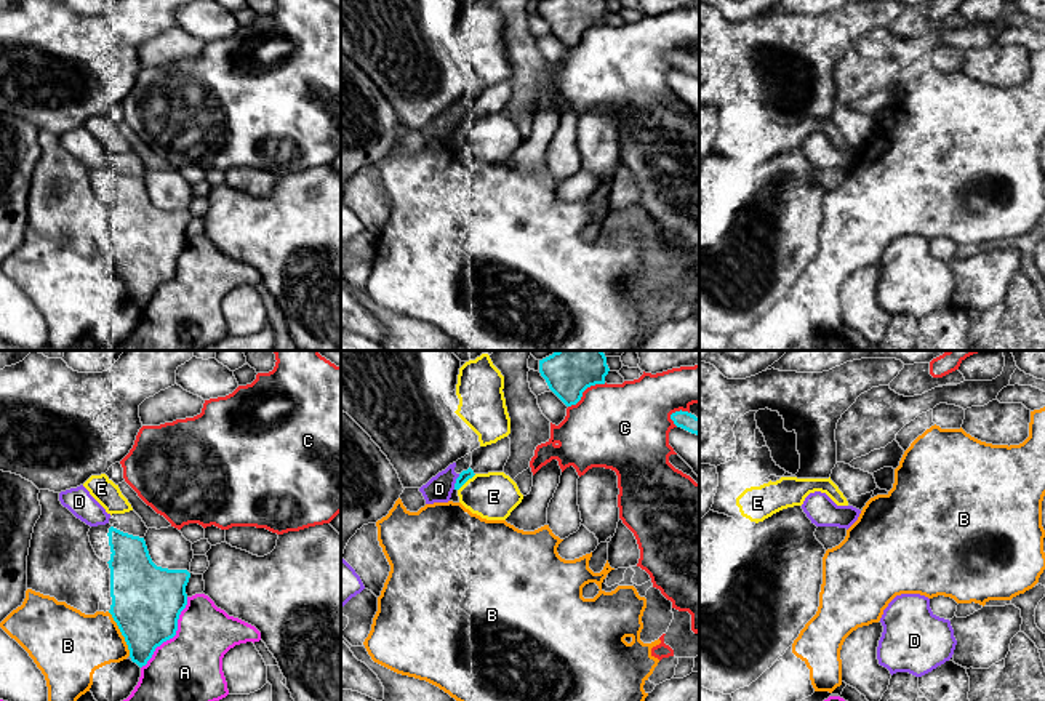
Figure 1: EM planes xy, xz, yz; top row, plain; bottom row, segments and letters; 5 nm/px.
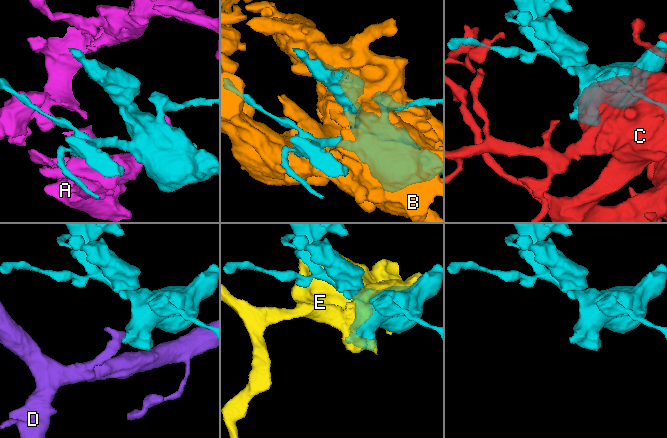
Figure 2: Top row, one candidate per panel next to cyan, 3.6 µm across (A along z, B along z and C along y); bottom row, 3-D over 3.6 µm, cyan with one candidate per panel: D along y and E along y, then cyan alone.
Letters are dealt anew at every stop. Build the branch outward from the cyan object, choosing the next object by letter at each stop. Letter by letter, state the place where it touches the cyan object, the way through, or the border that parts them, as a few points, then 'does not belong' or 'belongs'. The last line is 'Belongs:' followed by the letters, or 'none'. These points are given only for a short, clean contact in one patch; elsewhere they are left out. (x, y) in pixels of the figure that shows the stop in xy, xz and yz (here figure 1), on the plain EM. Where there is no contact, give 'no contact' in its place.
A: xy (173, 277) | does not belong
B: xy (122, 276) | does not belong
C: xz (584, 31) | does not belong
D: xz (456, 124) | does not belong
E: xz (466, 122) | does not belong
Belongs: none

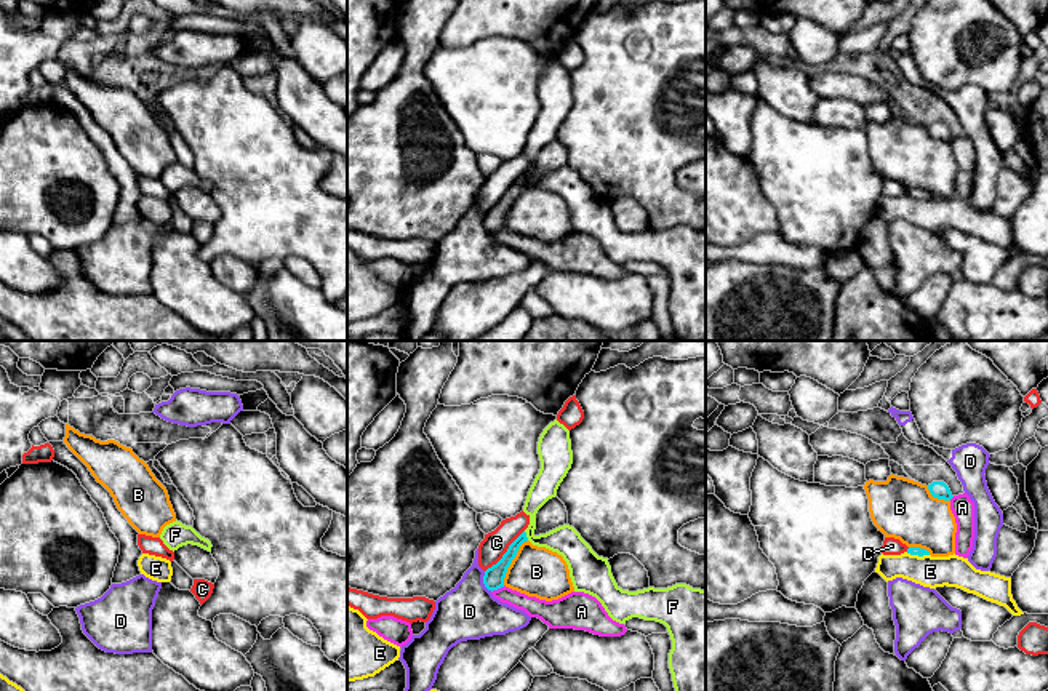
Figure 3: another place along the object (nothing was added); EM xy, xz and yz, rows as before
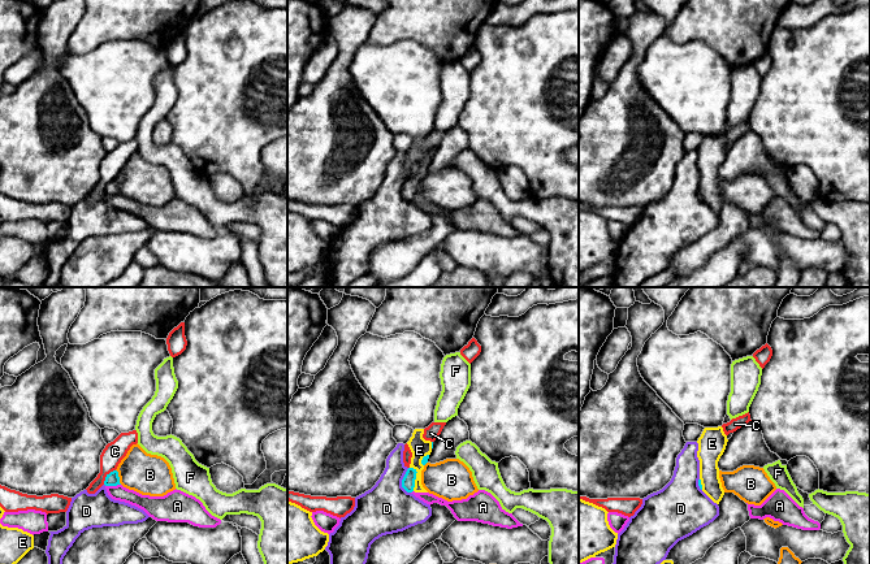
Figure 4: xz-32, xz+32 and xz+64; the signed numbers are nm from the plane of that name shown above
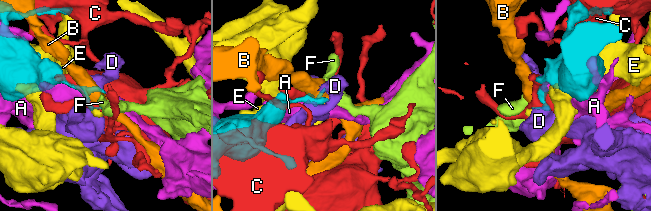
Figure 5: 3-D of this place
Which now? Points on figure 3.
A: xz (498, 229) | does not belong
B: xz (511, 203) | does not belong
C: xz (506, 194) | does not belong
D: xz (484, 224) | along xz (484, 213), (484, 226), (492, 232) | does not belong
E: yz (917, 195) | does not belong
F: xz (525, 178) | along xz (524, 173), (528, 181) | does not belong
Belongs: none

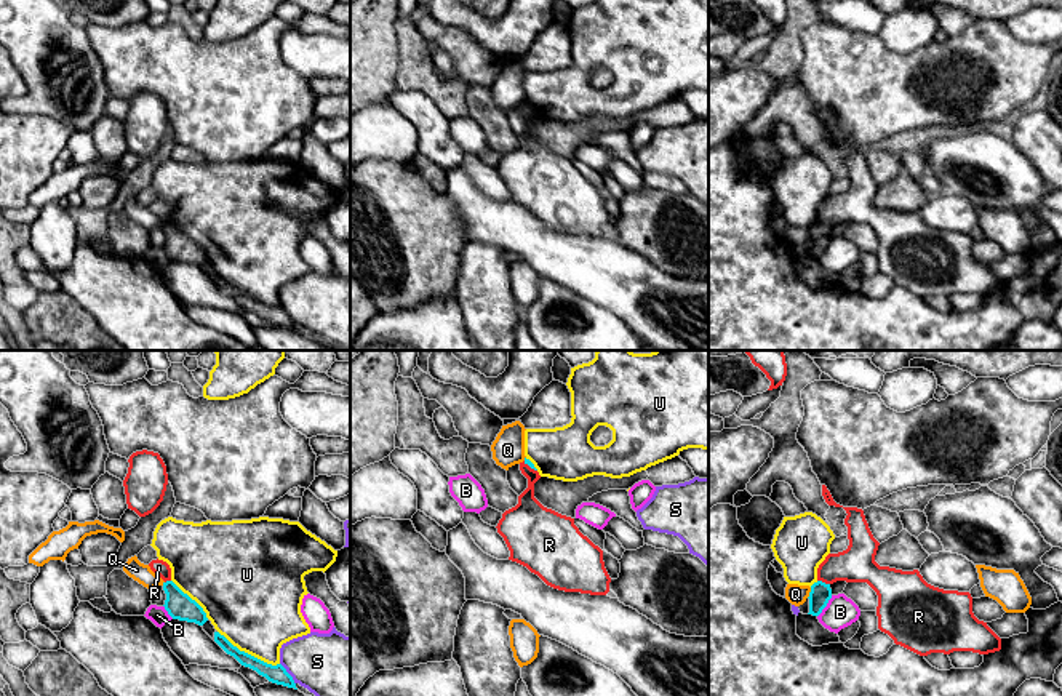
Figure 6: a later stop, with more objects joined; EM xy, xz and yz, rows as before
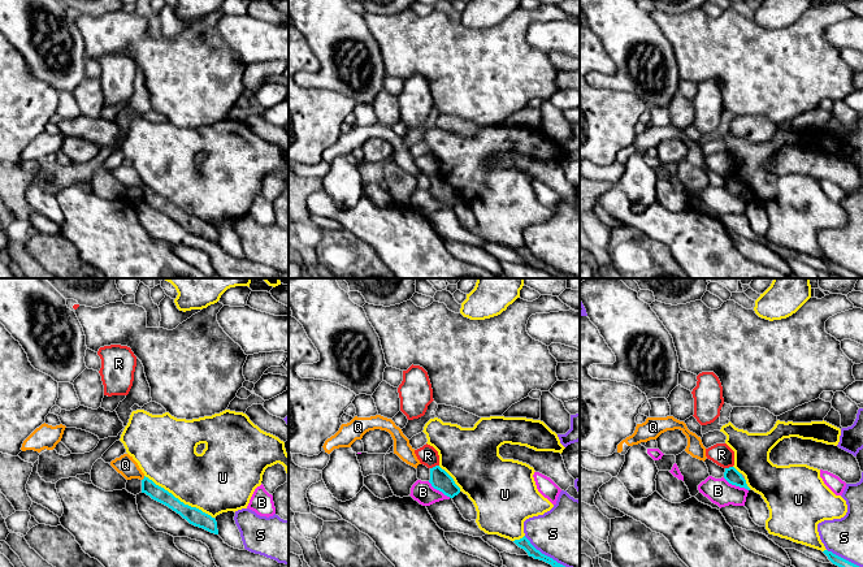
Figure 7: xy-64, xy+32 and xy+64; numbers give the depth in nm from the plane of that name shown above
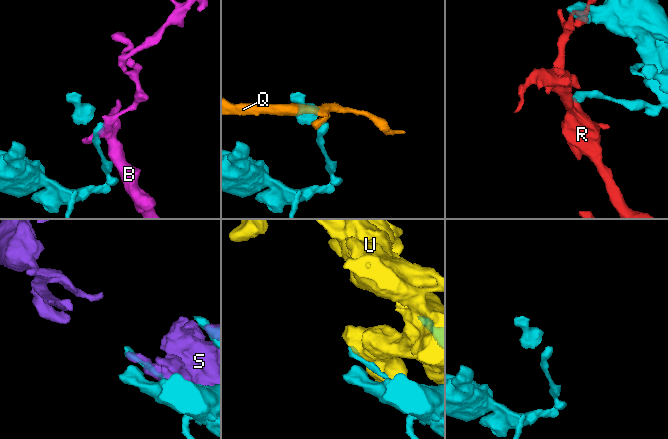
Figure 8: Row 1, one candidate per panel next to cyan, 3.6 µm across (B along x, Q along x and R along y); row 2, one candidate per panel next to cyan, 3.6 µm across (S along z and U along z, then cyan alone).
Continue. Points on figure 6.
B: yz (826, 247) | along yz (832, 237), (818, 258) | does not belong
Q: yz (810, 234) | along yz (811, 229), (806, 239) | does not belong
R: yz (824, 224) | does not belong
S: xy (288, 316) | does not belong
U: xy (247, 295) | does not belong
Belongs: none

